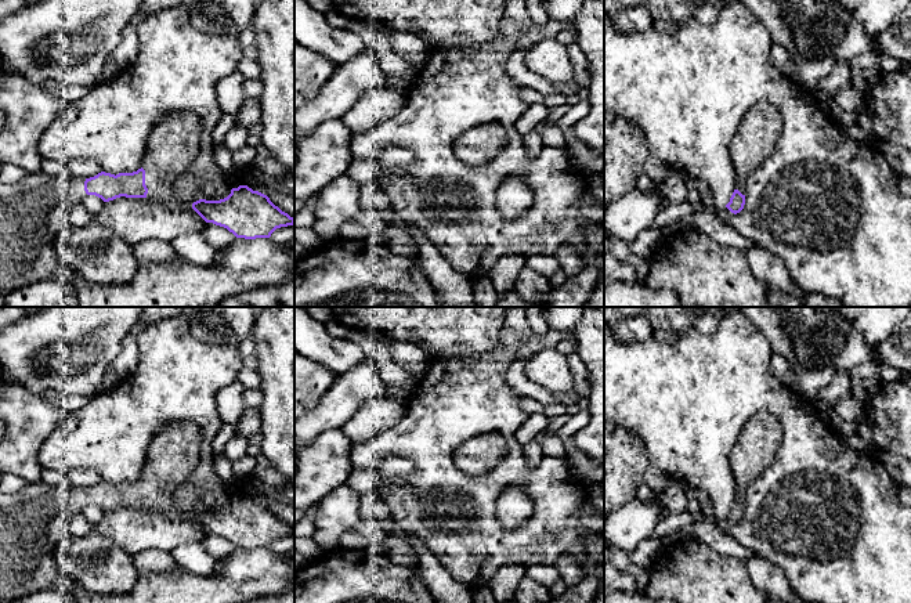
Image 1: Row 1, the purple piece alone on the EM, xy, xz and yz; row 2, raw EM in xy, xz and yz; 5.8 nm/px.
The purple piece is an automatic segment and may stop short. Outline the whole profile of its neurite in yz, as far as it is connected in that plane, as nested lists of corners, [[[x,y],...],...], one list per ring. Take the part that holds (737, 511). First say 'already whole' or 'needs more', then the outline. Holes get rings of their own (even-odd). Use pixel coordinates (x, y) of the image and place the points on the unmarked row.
needs more; [[[766,411],[752,416],[730,454],[735,479],[735,499],[726,517],[737,524],[744,519],[748,487],[773,465],[782,441],[781,423]]]

